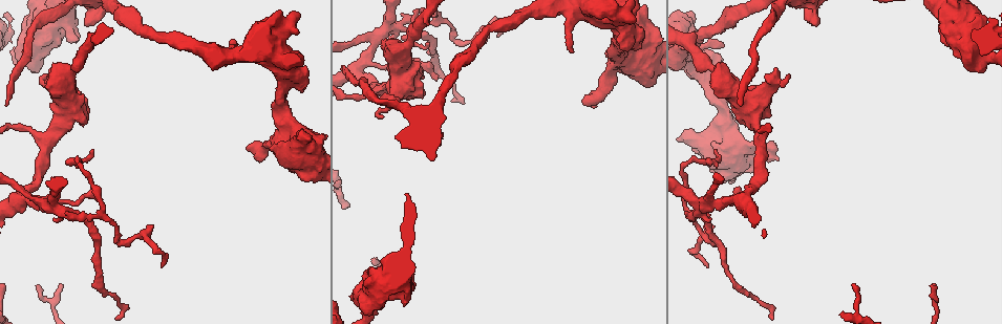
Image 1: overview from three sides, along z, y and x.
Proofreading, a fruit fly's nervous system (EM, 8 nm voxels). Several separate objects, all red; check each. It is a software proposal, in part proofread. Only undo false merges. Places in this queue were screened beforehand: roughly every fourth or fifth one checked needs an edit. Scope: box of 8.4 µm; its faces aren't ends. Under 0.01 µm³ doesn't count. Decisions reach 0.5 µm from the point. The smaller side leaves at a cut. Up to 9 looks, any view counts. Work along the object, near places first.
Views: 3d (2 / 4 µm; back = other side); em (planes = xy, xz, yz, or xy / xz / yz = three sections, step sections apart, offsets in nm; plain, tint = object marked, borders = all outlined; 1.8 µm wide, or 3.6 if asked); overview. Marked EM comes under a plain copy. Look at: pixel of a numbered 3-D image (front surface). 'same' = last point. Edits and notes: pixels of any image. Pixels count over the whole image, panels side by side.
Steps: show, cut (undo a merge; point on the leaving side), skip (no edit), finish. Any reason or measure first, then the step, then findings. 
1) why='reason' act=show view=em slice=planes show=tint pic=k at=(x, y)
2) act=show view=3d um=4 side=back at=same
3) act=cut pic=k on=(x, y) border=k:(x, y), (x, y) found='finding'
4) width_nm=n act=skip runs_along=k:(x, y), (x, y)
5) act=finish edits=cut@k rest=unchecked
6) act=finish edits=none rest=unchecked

why='calibre changes' act=show view=em slice=planes show=tint pic=1 at=(967, 40)

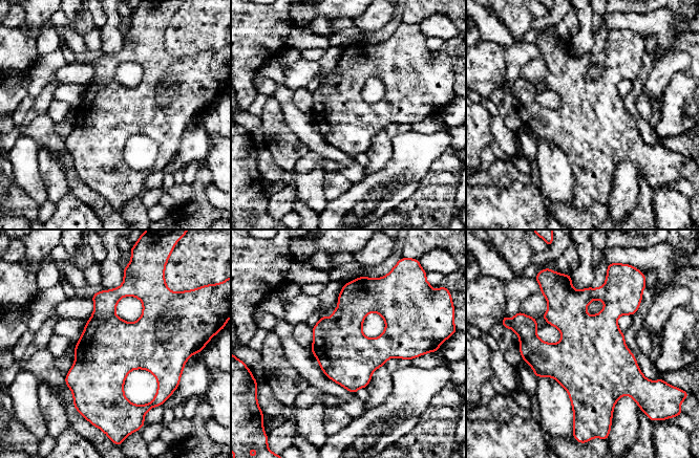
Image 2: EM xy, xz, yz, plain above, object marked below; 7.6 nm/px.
act=skip found='all the same neuron'

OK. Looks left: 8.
act=show view=em um=3.6 slice=planes show=tint pic=1 at=(277, 42)

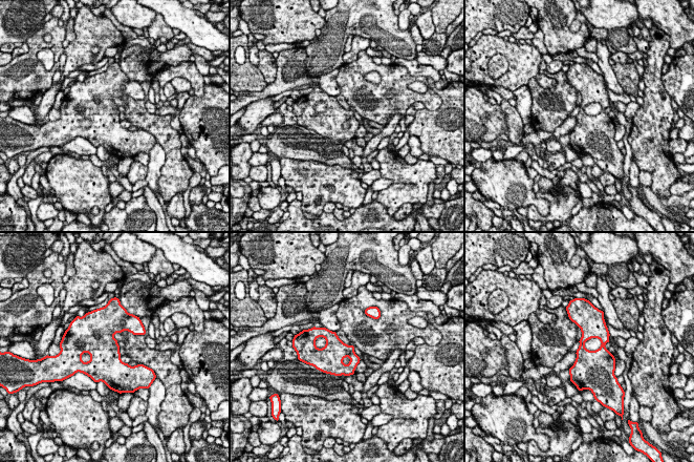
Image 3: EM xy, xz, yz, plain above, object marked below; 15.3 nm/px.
act=skip found='continuous, no second neuron'

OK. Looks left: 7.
act=show view=em um=3.6 slice=planes show=tint pic=1 at=(645, 74)

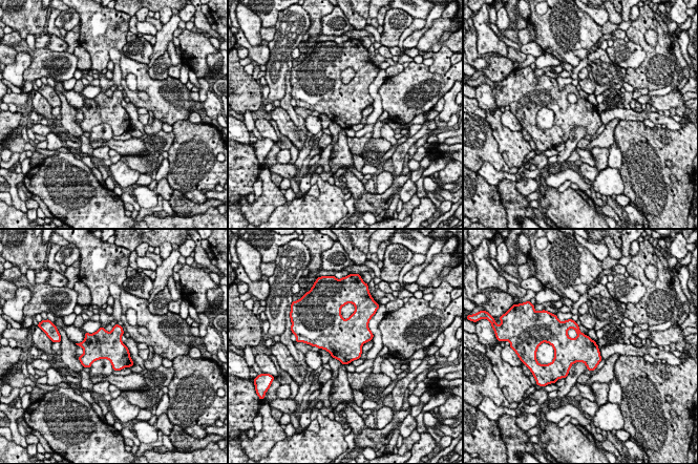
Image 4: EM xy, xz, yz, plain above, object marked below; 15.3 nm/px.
act=skip found='one neuron here'

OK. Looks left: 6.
why='arms run side by side' act=show view=em slice=planes show=tint pic=1 at=(696, 213)

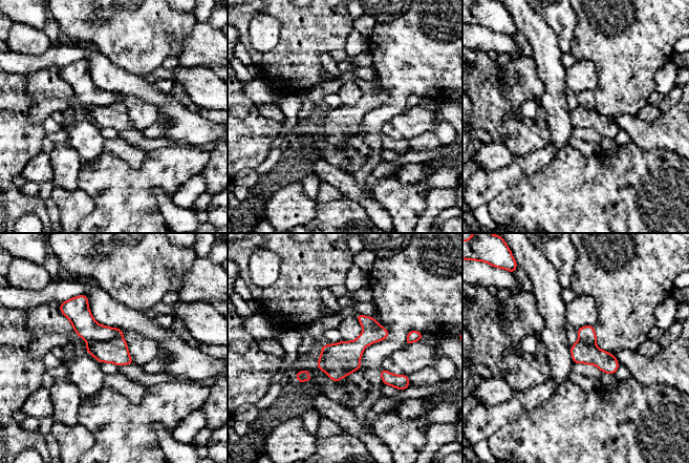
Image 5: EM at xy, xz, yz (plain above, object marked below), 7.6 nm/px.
act=cut pic=5 on=(115, 351) border=5:(116, 336), (106, 341), (87, 341) found='a second neuron is stuck on'

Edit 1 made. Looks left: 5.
act=finish edits=cut@5 rest=unchecked

